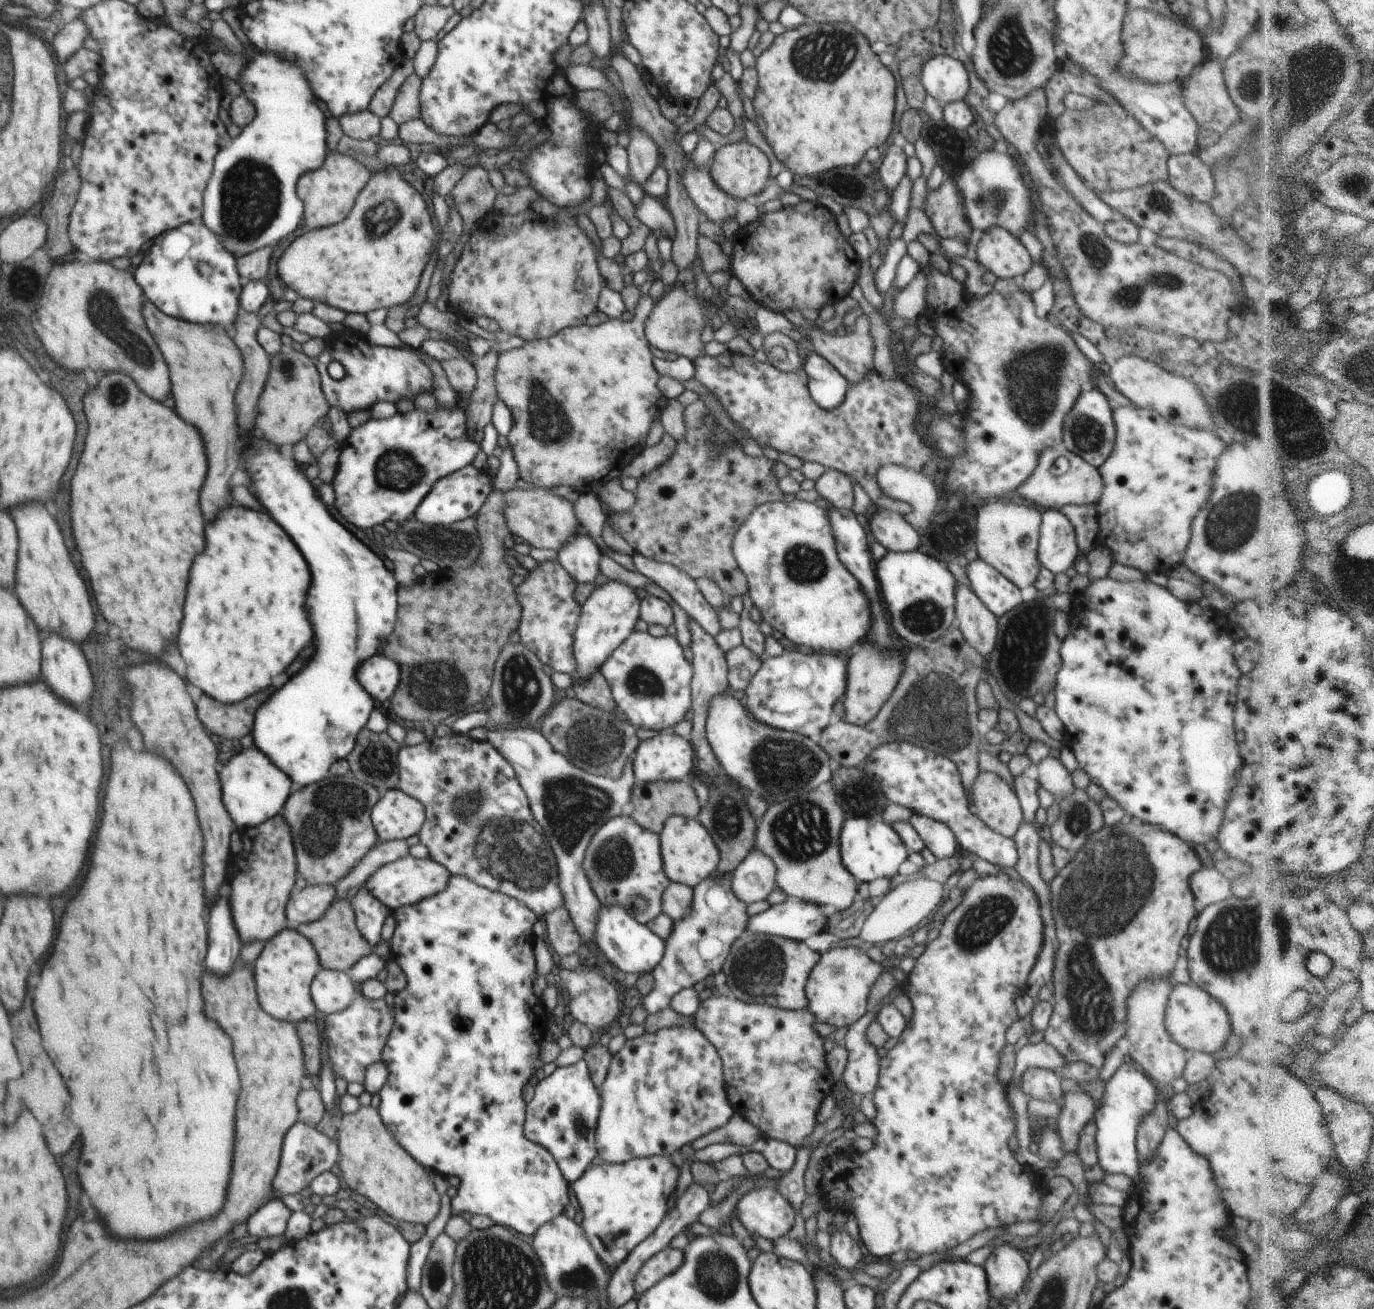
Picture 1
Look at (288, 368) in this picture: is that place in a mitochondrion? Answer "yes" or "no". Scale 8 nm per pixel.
yes

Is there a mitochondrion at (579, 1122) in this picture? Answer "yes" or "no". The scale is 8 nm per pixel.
yes

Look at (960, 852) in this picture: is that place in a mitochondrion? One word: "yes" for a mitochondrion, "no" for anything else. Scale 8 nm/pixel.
no

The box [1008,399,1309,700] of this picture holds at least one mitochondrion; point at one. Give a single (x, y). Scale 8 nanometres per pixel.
(1229, 526)

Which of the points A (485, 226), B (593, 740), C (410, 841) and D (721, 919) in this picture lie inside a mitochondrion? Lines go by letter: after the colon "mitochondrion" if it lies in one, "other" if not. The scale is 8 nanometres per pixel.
A: other
B: mitochondrion
C: other
D: mitochondrion

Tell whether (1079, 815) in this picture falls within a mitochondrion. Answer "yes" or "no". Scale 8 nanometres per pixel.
yes

